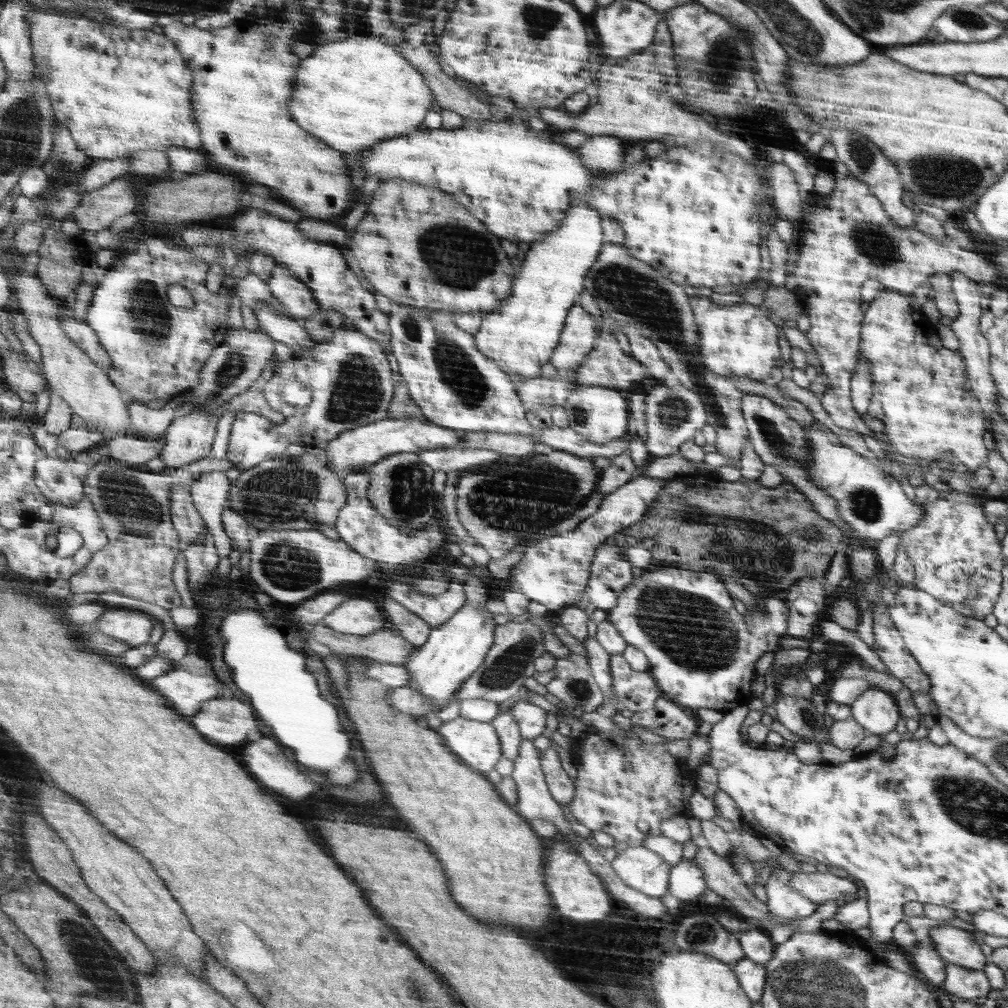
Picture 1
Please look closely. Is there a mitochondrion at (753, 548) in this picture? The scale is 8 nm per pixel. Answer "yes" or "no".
yes

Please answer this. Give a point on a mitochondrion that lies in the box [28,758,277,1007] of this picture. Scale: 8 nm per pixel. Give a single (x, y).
(95, 963)

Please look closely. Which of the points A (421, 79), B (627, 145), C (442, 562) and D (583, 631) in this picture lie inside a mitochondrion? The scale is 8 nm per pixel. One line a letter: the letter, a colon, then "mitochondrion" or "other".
A: other
B: other
C: other
D: other

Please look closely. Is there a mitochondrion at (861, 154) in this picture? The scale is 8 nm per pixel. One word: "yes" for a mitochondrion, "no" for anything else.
yes

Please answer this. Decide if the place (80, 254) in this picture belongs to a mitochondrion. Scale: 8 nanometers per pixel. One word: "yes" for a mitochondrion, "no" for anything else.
yes

